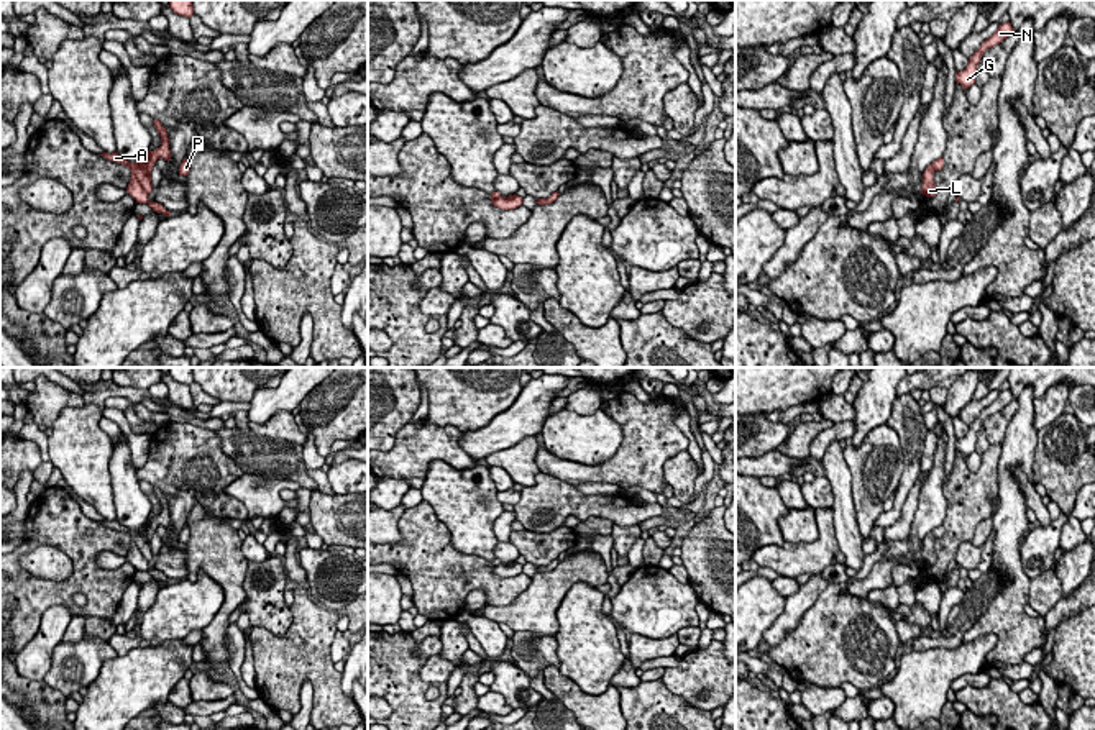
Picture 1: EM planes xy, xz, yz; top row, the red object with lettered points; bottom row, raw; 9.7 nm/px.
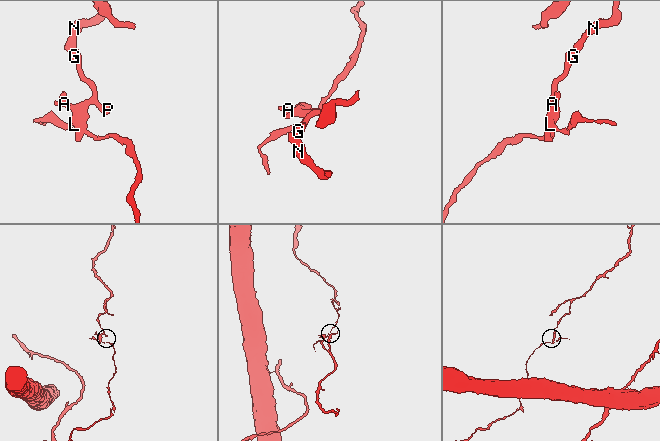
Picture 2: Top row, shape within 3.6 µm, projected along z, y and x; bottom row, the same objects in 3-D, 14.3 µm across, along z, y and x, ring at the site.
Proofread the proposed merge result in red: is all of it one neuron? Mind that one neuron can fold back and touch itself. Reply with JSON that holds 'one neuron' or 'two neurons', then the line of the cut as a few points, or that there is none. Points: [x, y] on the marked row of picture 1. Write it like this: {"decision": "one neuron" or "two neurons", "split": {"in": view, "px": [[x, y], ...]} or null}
{"decision": "two neurons", "split": {"in": "xy", "px": [[128, 163], [146, 194]]}}

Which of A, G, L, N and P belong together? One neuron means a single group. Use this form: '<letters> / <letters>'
A L / G N P

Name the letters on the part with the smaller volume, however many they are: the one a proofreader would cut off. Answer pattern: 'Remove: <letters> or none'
Remove: A, L

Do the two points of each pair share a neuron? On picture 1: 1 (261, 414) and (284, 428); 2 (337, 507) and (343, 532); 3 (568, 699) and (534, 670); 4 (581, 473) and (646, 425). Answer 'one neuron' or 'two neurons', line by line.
1: two neurons
2: one neuron
3: two neurons
4: one neuron

